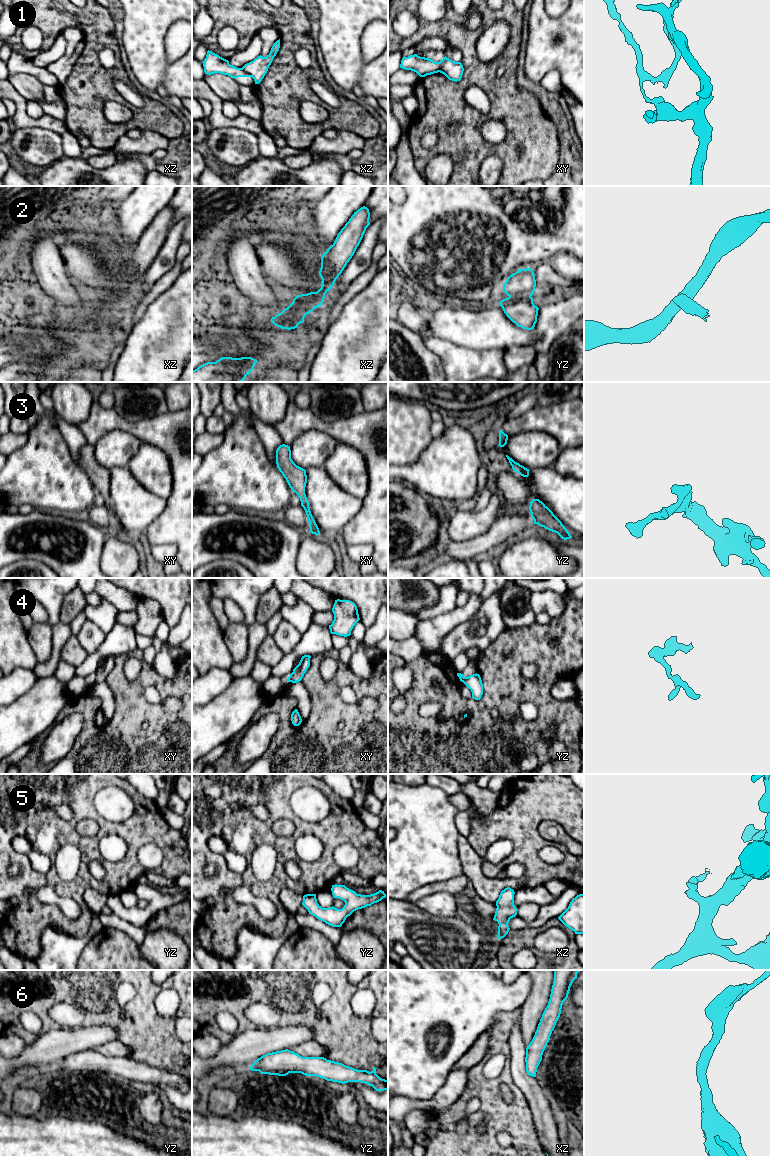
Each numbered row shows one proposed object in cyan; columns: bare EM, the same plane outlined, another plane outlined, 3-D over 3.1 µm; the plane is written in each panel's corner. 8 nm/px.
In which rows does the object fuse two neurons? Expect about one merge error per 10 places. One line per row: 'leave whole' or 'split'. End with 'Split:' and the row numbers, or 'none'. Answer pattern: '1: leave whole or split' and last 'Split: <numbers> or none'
1: split
2: leave whole
3: leave whole
4: leave whole
5: leave whole
6: leave whole
Split: 1

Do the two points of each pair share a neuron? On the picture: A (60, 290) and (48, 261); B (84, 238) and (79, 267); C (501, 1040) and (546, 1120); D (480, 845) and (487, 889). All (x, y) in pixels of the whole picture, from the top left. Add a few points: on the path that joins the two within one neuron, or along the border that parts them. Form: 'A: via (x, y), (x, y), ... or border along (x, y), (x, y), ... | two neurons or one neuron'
A: via (56, 283), (49, 268) | one neuron
B: via (84, 245), (84, 260) | one neuron
C: border along (511, 1030), (509, 1053) | two neurons
D: border along (468, 839), (482, 858), (482, 872), (495, 878) | two neurons

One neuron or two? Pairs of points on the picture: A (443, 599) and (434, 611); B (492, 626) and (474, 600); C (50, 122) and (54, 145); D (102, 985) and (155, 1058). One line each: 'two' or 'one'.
A: one
B: two
C: two
D: one

